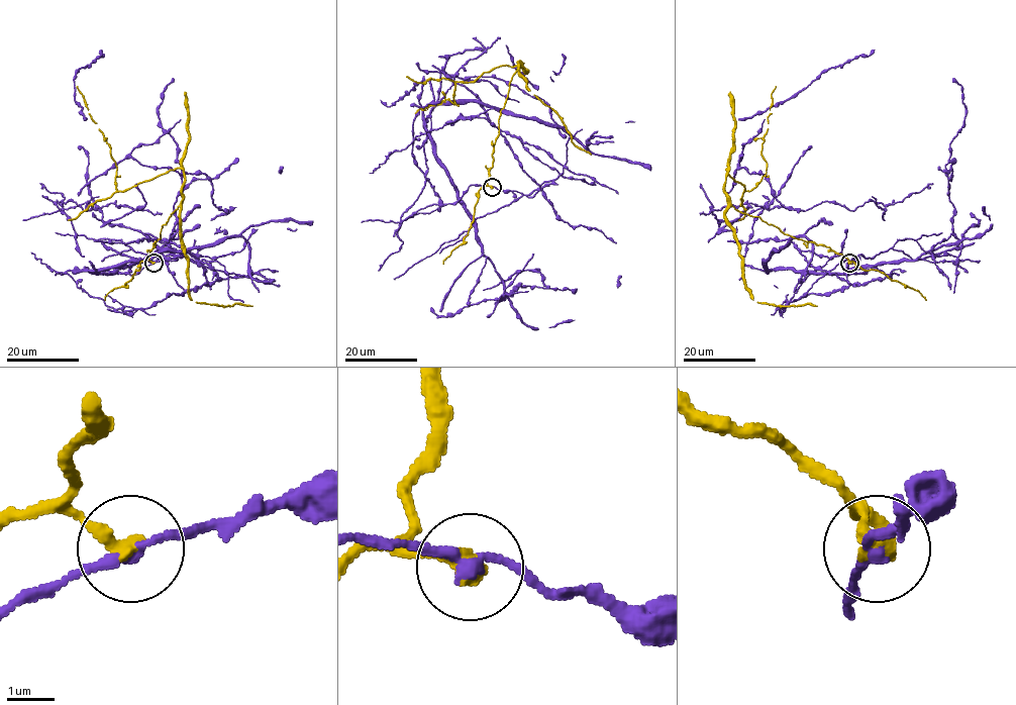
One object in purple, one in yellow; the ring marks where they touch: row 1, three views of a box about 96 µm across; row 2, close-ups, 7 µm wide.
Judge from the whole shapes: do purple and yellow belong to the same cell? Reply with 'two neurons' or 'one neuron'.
two neurons

